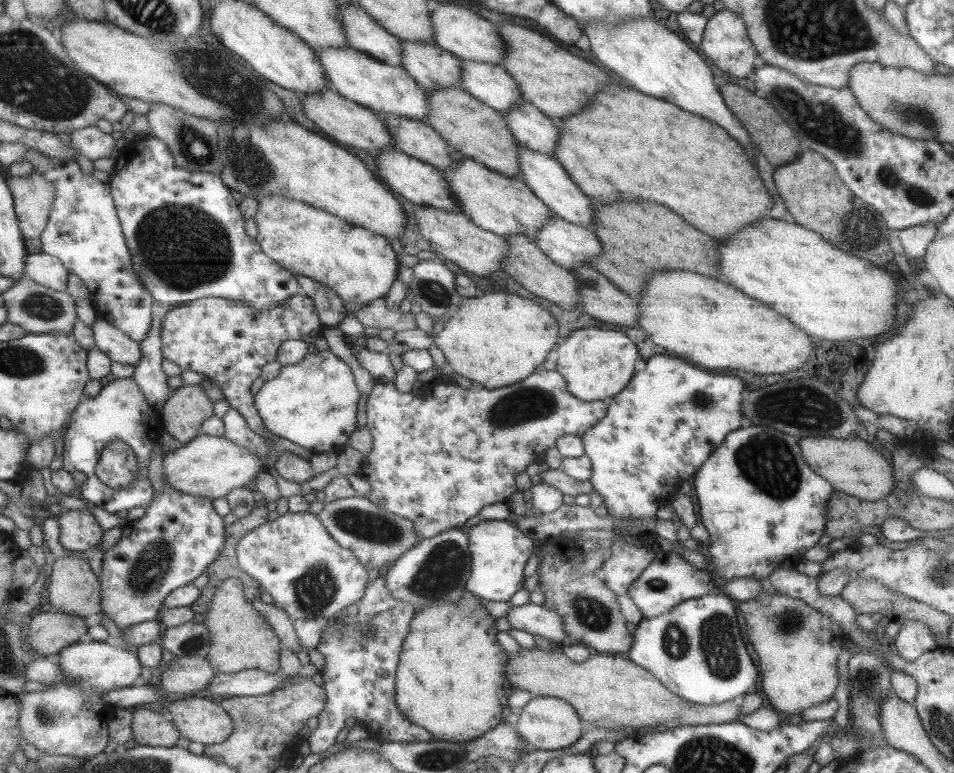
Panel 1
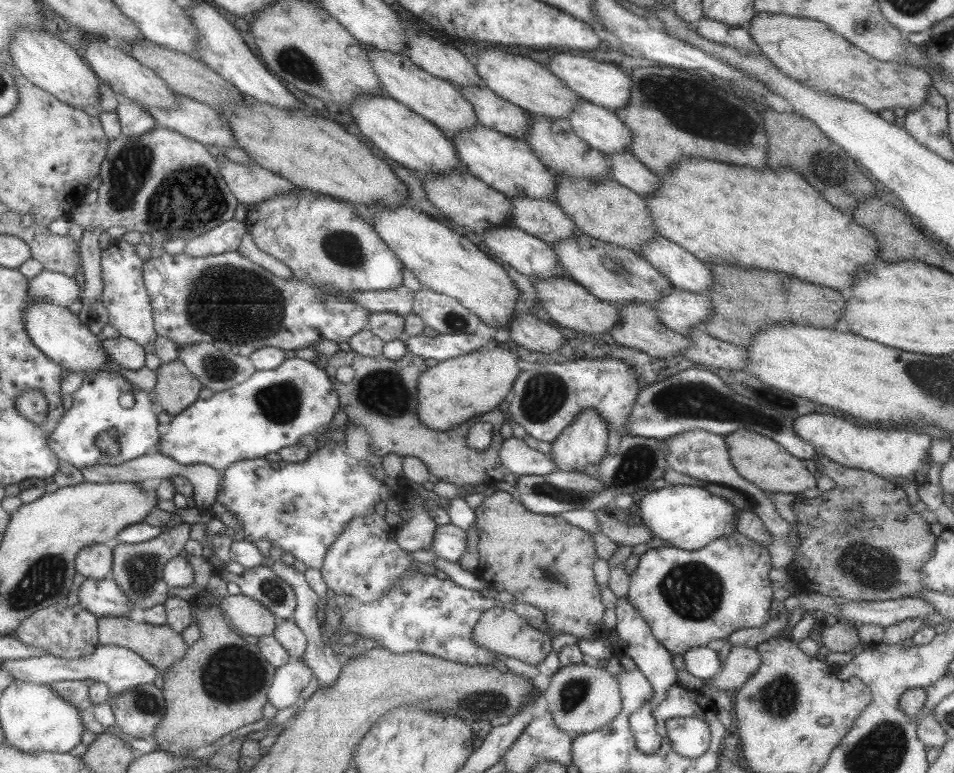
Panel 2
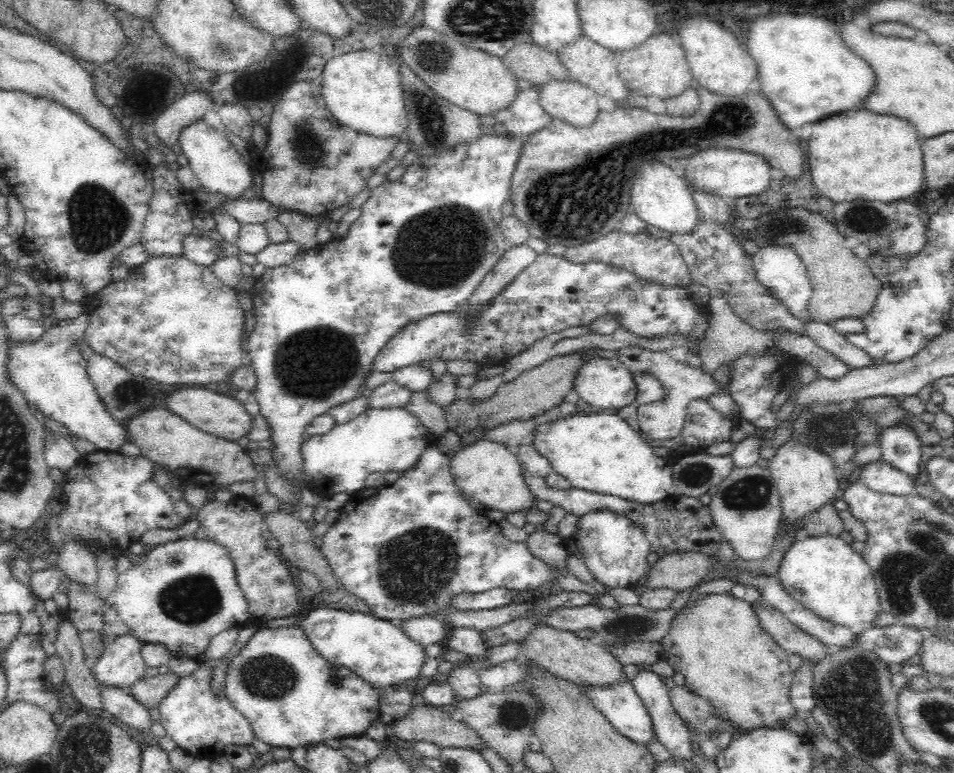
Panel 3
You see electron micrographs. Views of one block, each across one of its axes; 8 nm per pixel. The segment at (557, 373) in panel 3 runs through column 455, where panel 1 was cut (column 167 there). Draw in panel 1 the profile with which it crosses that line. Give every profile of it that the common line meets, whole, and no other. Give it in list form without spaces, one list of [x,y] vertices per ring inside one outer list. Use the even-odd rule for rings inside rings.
[[[199,385],[176,388],[158,408],[161,426],[181,445],[198,435],[201,423],[212,415],[213,403]]]

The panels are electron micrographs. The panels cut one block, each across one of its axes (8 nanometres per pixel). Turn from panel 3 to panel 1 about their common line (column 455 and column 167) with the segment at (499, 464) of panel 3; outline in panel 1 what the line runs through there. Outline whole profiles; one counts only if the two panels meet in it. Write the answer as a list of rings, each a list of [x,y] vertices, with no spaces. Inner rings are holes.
[[[199,434],[177,450],[163,454],[162,468],[163,484],[167,483],[183,494],[210,499],[226,496],[233,488],[247,486],[257,473],[265,469],[257,455],[247,447],[239,447],[225,437]]]

